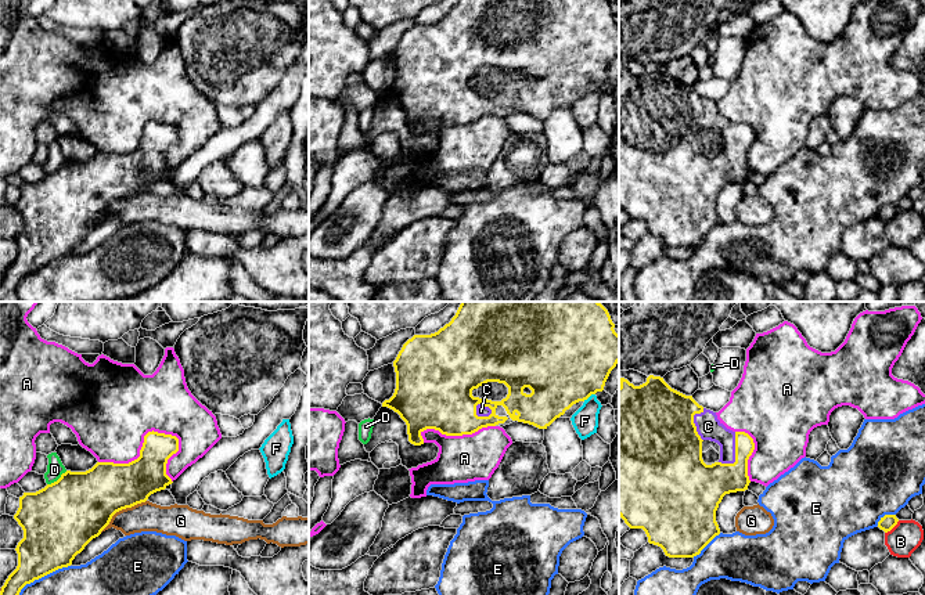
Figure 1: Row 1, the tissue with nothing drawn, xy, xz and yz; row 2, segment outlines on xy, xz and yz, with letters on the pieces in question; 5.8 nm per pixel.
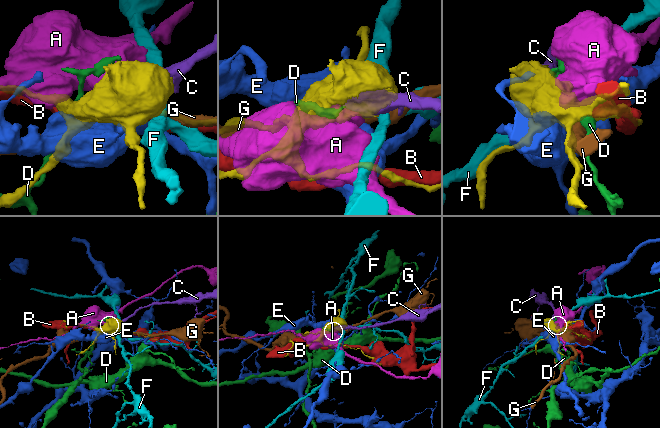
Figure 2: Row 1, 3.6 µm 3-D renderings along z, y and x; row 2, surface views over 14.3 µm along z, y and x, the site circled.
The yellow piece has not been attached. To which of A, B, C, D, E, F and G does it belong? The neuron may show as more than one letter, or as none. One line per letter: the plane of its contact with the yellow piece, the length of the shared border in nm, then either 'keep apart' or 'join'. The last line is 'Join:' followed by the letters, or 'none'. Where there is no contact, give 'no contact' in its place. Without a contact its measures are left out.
A: meets yellow in xy; contact 500 nm long; keep apart
B: meets yellow in yz; contact 120 nm long; keep apart
C: meets yellow in yz; contact 200 nm long; join
D: meets yellow in xy; contact 150 nm long; keep apart
E: meets yellow in xy; contact 340 nm long; keep apart
F: meets yellow in xz; contact 80 nm long; keep apart
G: meets yellow in xy; contact 320 nm long; keep apart
Join: C

